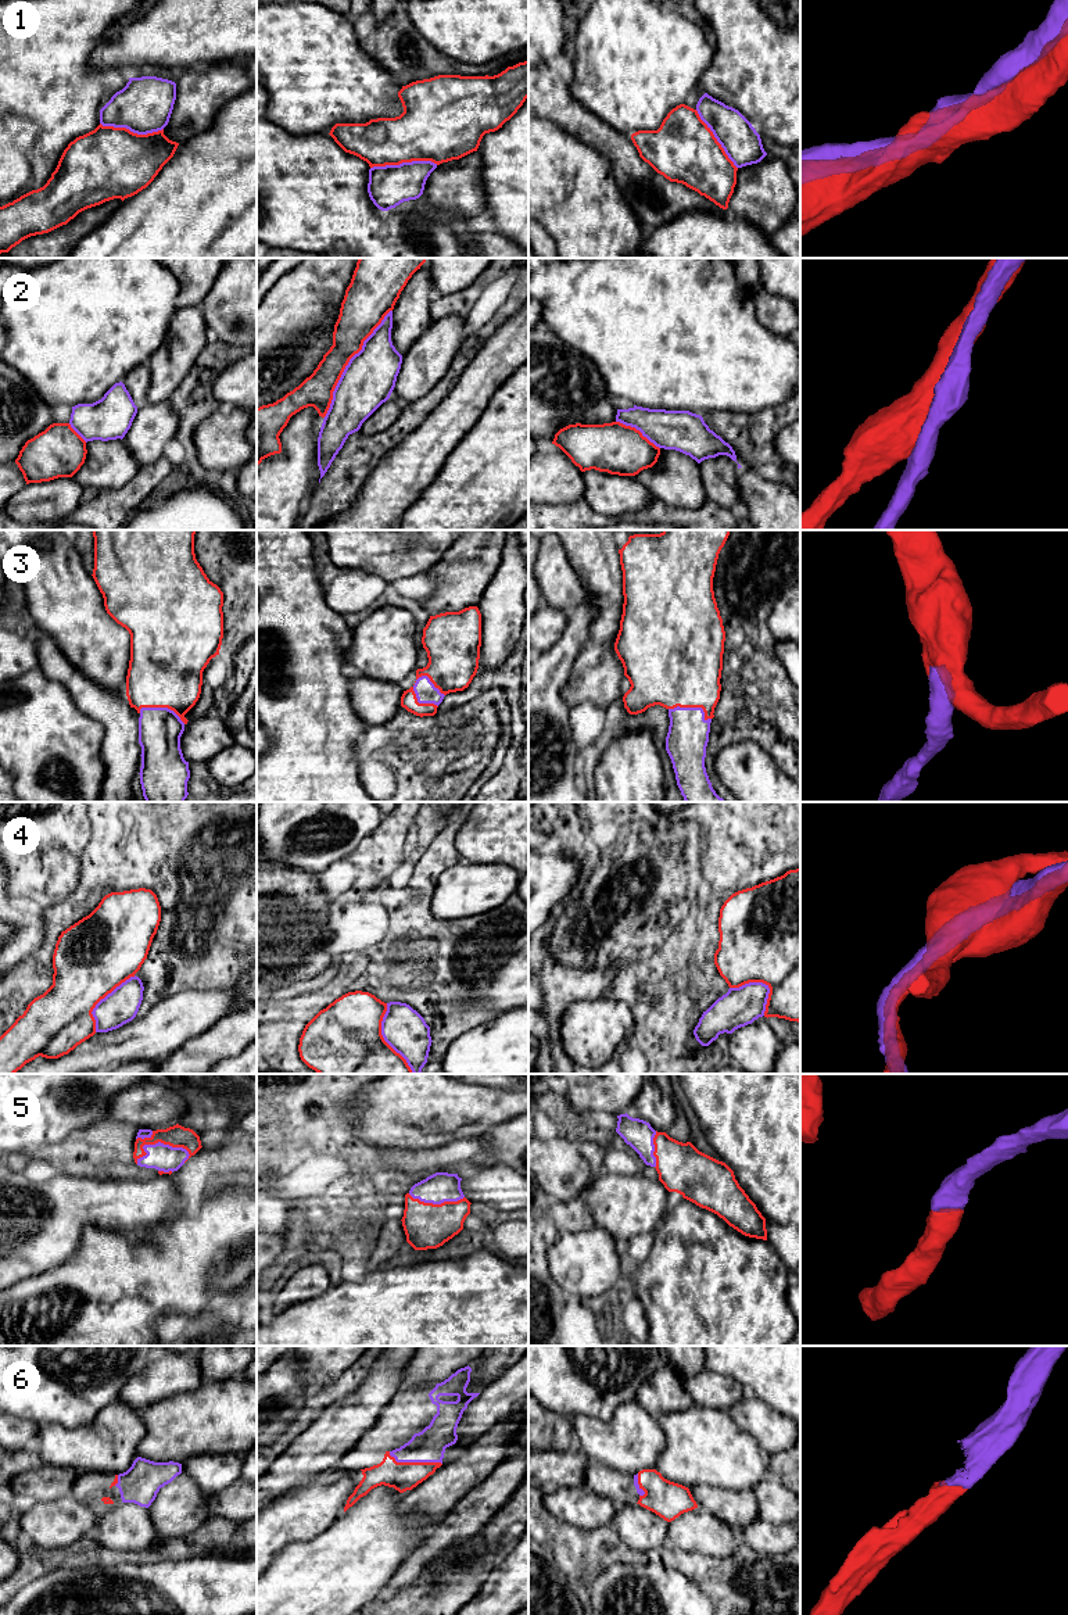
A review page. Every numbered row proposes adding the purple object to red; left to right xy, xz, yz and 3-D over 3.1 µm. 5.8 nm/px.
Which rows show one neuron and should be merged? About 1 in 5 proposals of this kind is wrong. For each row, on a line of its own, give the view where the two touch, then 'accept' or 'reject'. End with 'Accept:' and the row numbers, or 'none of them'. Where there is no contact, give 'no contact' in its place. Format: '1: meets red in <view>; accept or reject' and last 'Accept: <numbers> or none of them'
1: meets red in xz; accept
2: meets red in xz; accept
3: meets red in xz; accept
4: meets red in xz; accept
5: meets red in xy; accept
6: meets red in xz; accept
Accept: 1, 2, 3, 4, 5, 6

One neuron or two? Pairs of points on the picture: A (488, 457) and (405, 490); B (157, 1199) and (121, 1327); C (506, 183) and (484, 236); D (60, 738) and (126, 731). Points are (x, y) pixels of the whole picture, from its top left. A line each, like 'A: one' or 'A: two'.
A: two
B: two
C: two
D: two

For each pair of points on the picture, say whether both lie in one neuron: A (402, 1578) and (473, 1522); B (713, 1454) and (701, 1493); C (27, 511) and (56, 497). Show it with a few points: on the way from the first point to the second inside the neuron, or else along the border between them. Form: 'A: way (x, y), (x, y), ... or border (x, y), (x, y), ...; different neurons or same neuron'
A: way (419, 1560), (455, 1526); same neuron
B: border (688, 1488), (709, 1485), (735, 1490); different neurons
C: way (33, 504), (49, 502); same neuron

